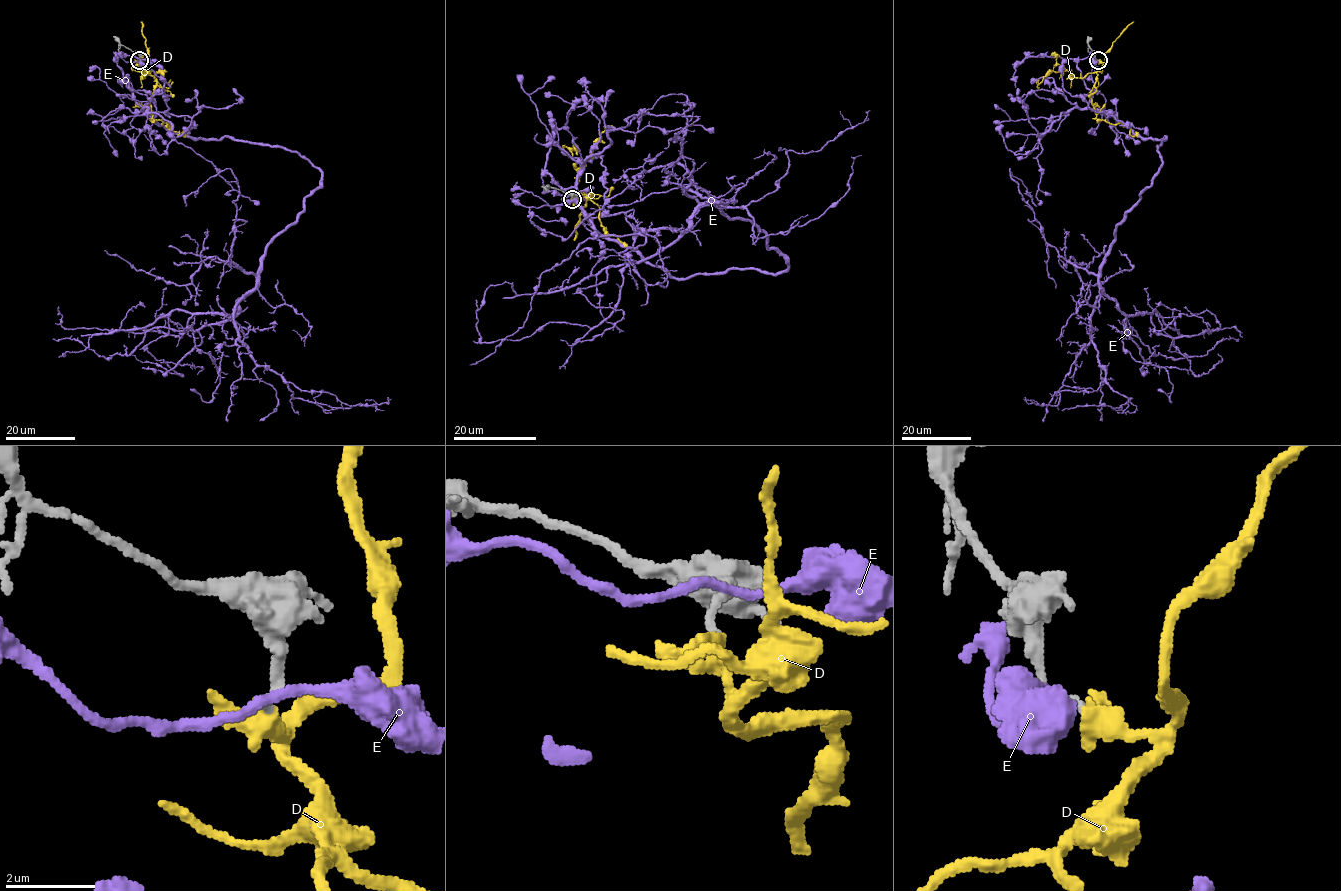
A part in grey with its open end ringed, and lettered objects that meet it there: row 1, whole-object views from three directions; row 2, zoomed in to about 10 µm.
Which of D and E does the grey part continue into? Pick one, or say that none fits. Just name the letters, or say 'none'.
D

